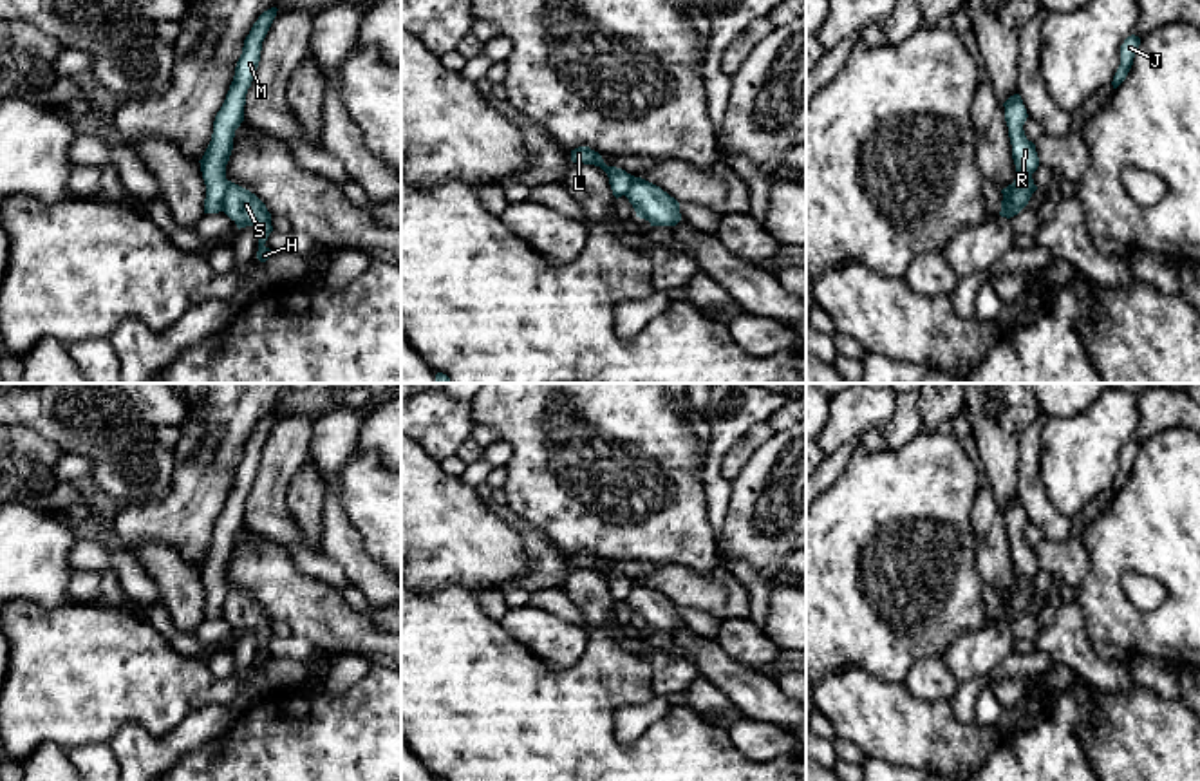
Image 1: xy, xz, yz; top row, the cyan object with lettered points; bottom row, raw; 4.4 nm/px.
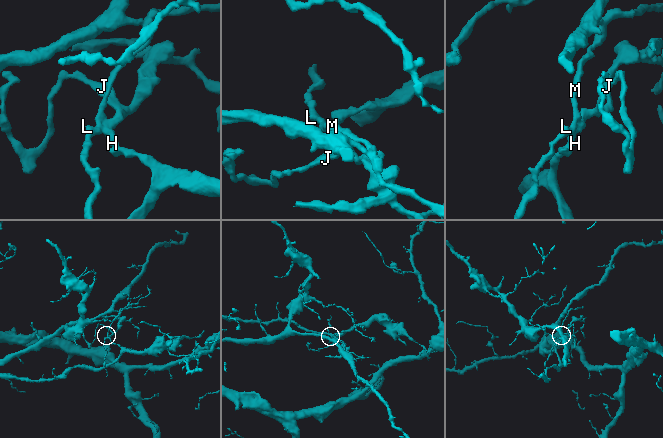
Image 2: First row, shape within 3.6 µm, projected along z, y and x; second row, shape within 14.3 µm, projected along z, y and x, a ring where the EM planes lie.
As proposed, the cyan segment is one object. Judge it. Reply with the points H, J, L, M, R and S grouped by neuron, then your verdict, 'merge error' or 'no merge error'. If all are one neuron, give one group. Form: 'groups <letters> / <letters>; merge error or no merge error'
groups H J S / L M R; merge error

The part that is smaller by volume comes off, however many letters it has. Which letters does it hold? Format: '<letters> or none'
H, J, S

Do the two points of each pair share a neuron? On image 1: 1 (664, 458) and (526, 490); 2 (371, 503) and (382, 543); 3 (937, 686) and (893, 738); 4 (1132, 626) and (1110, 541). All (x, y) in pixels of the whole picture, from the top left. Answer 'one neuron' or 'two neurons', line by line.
1: one neuron
2: one neuron
3: two neurons
4: one neuron

